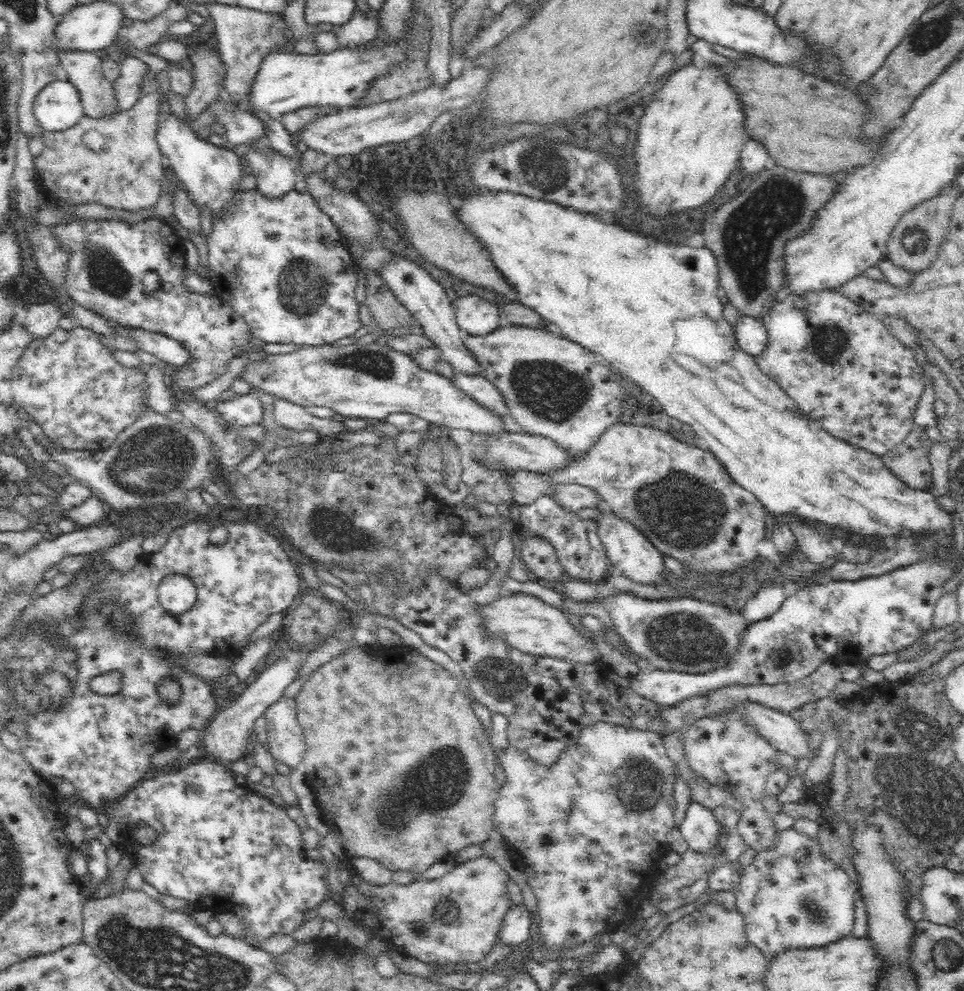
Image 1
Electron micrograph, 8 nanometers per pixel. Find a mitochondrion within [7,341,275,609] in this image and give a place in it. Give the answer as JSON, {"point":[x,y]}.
{"point":[154,460]}

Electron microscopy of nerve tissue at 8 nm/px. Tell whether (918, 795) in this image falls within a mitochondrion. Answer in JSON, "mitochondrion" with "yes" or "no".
{"mitochondrion":"yes"}

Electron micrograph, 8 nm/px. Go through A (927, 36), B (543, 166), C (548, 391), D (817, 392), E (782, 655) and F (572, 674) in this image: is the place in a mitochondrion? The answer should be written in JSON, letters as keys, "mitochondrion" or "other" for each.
{"A":"mitochondrion","B":"mitochondrion","C":"mitochondrion","D":"other","E":"mitochondrion","F":"other"}

